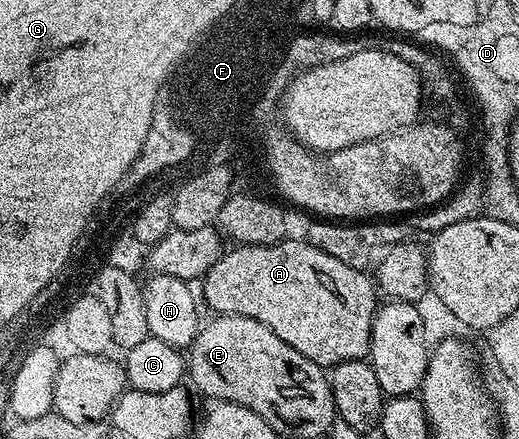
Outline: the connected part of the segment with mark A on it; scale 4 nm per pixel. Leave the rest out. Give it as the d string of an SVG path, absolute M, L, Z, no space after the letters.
M282 239L276 245L237 245L233 250L222 252L221 257L216 263L208 269L200 282L201 293L205 296L205 301L214 310L217 315L230 317L231 315L239 315L240 317L250 317L259 323L263 323L263 327L271 327L271 331L275 331L275 335L279 335L279 339L283 339L283 343L287 343L287 347L295 347L295 351L299 351L299 355L303 355L307 359L311 359L311 363L322 367L332 367L343 363L344 361L364 361L369 356L369 340L371 339L371 327L373 326L373 317L377 314L379 308L378 290L375 288L375 281L372 276L369 277L364 268L356 265L348 265L340 259L335 259L332 255L319 250L317 247L309 245L305 239L300 241L289 241L290 239Z

